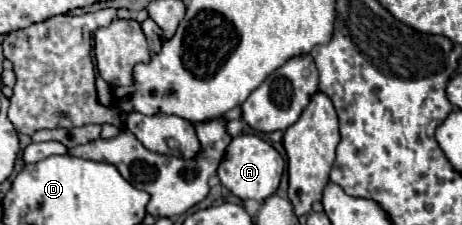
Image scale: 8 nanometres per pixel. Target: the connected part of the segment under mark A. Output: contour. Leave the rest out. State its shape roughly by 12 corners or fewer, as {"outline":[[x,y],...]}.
{"outline":[[256,134],[232,138],[216,174],[236,198],[264,202],[284,160]]}

